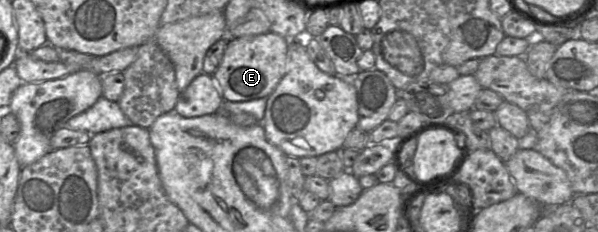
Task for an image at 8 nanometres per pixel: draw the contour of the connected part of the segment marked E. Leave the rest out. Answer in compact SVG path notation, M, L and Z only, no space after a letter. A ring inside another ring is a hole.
M271 31L228 38L222 60L213 74L224 101L245 102L268 98L287 72L289 42Z

